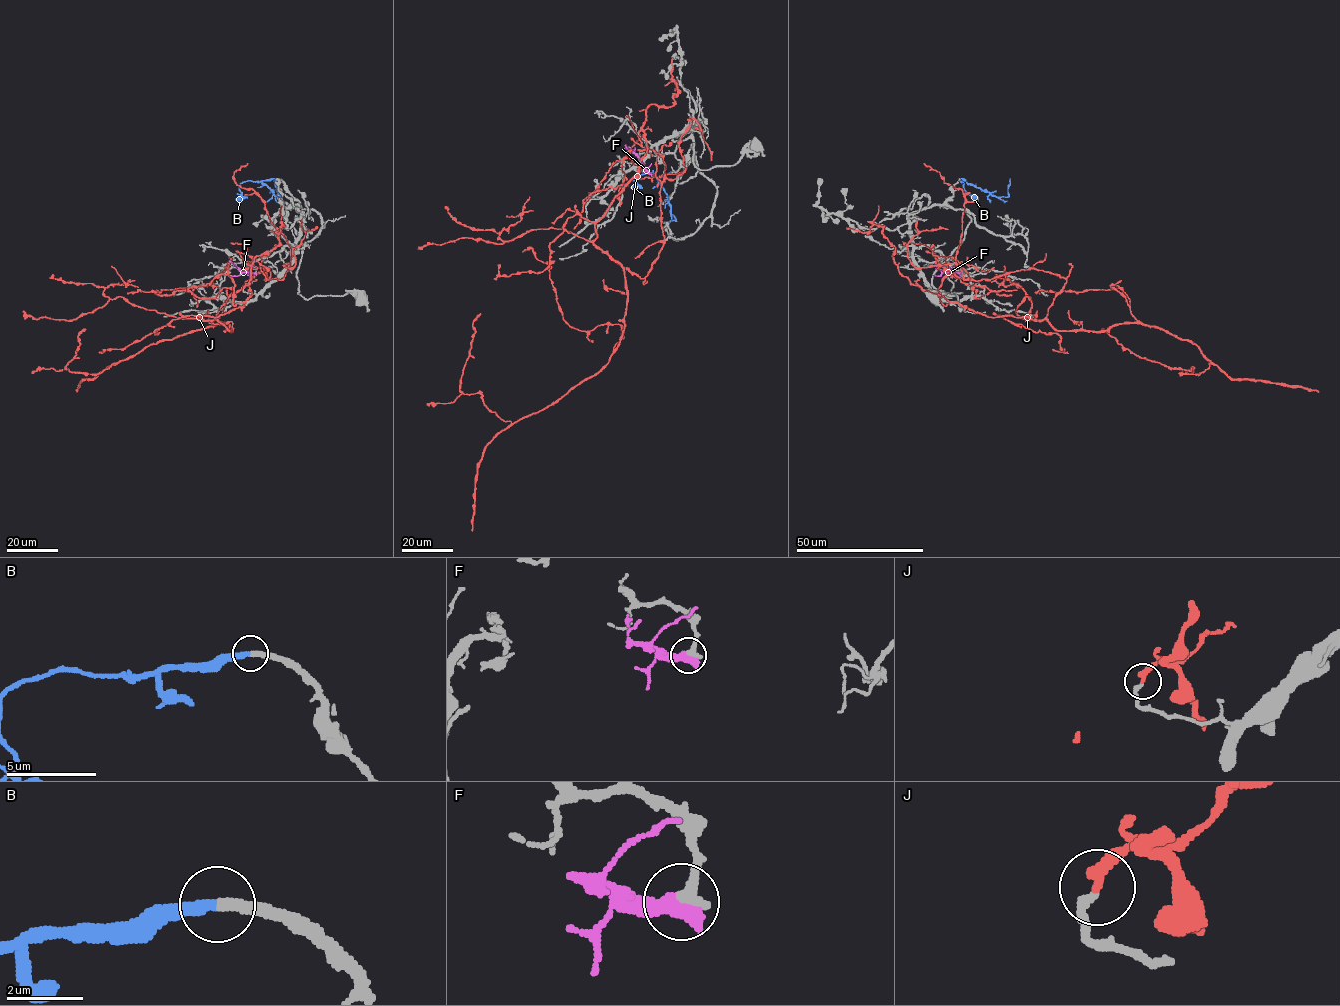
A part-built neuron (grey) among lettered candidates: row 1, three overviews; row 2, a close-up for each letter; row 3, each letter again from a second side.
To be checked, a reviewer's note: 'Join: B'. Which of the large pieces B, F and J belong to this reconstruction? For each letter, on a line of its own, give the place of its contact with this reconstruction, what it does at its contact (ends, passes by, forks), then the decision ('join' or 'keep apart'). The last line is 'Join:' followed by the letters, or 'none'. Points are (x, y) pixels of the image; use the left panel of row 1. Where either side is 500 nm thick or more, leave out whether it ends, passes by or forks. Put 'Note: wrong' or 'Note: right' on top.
Note: right
B: (275, 178) | it ends | join
F: (255, 273) | keep apart
J: (244, 288) | it ends | keep apart
Join: B

